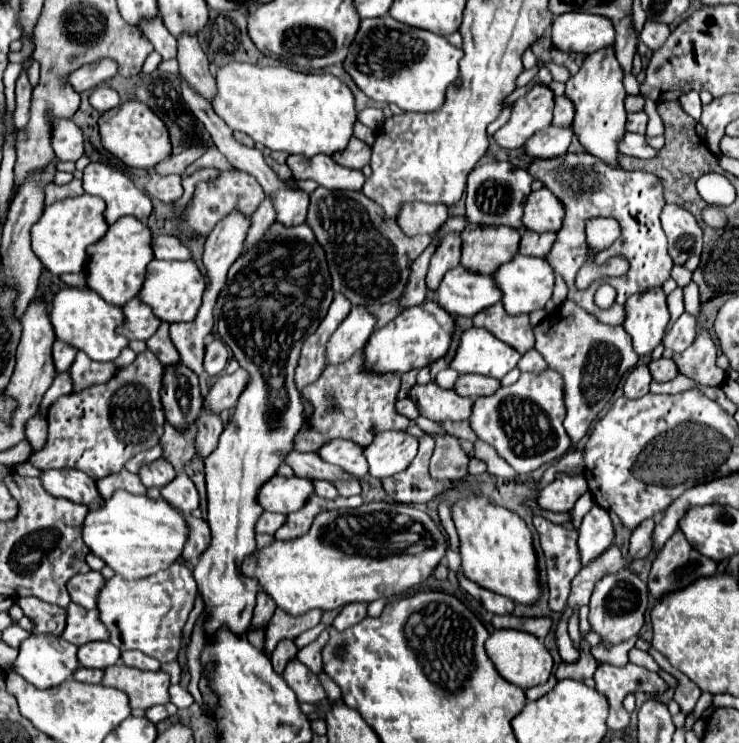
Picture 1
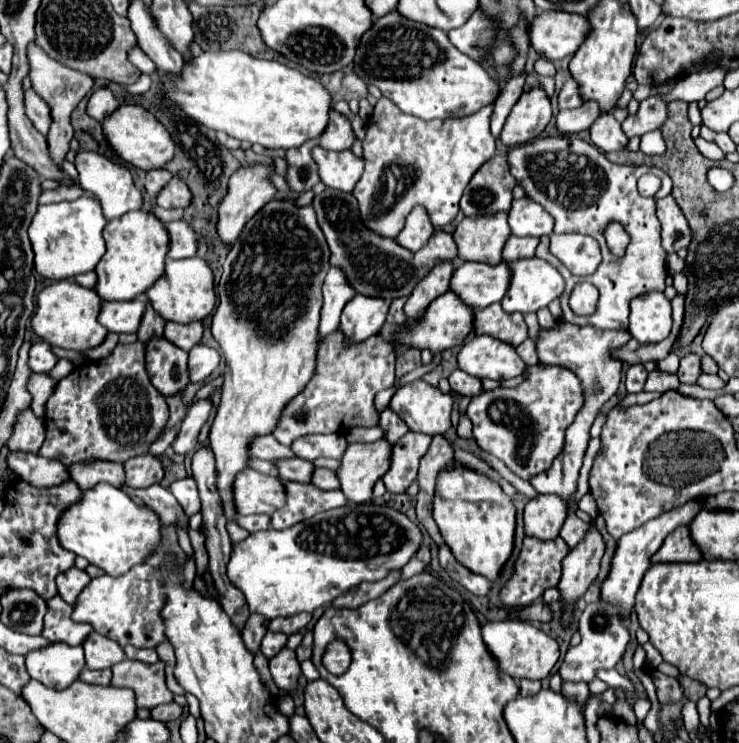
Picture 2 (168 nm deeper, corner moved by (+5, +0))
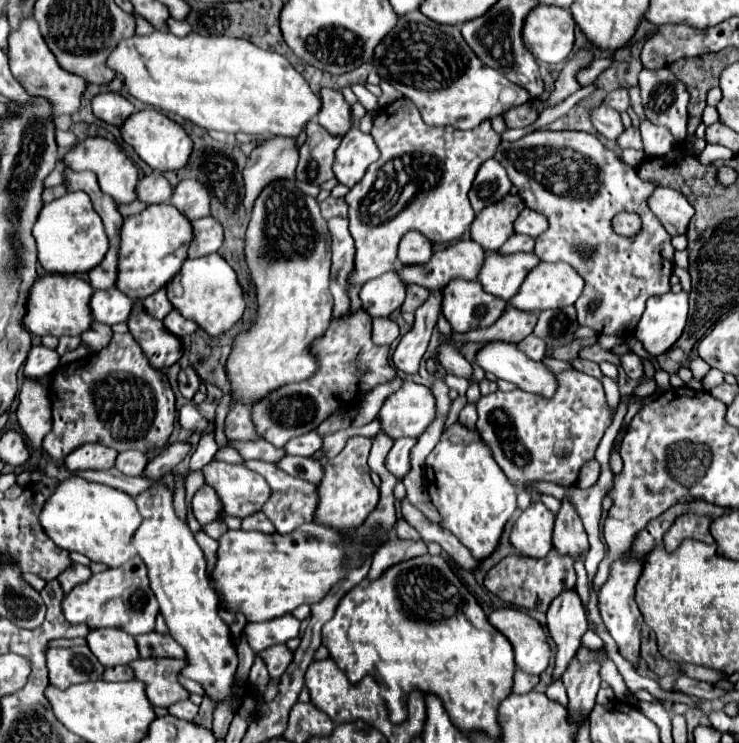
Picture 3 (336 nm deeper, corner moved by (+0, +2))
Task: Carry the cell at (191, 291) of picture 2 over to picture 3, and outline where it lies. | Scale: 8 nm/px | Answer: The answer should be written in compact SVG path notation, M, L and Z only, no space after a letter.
M218 253L200 259L186 259L174 279L168 281L166 293L170 303L176 311L180 311L182 317L196 321L208 335L214 337L230 329L244 313L244 299L236 273Z

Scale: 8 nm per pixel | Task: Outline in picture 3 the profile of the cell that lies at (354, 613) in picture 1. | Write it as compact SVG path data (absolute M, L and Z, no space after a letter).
M394 539L374 553L366 579L380 579L380 575L384 575L384 571L388 571L388 567L394 567L396 563L402 563L404 559L414 559L414 557L420 557L426 553L428 551L426 551L424 541Z

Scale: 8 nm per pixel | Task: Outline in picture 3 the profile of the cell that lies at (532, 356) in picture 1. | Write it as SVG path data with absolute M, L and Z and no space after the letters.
M528 335L524 341L518 343L518 349L520 349L522 353L526 353L530 359L540 361L540 359L544 357L546 343L544 343L540 337L536 337L536 335Z

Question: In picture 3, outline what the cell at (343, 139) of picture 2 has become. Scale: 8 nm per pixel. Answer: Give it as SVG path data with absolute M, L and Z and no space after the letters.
M322 89L320 91L322 109L318 113L318 123L336 137L344 137L352 127L352 115L350 105L342 97L342 93L334 89Z

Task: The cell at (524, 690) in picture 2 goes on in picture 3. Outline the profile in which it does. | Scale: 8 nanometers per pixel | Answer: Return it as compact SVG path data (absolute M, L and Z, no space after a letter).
M516 669L516 675L514 675L514 693L528 693L532 691L534 687L538 685L538 677L536 675L526 675L524 671Z

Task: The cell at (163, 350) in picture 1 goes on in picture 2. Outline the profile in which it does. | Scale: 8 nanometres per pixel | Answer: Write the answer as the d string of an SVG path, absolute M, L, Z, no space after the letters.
M147 301L147 307L145 307L145 313L143 313L139 331L137 331L139 341L147 341L147 339L151 339L153 335L163 335L163 325L165 325L165 319L163 319L163 317L151 307L151 303Z

